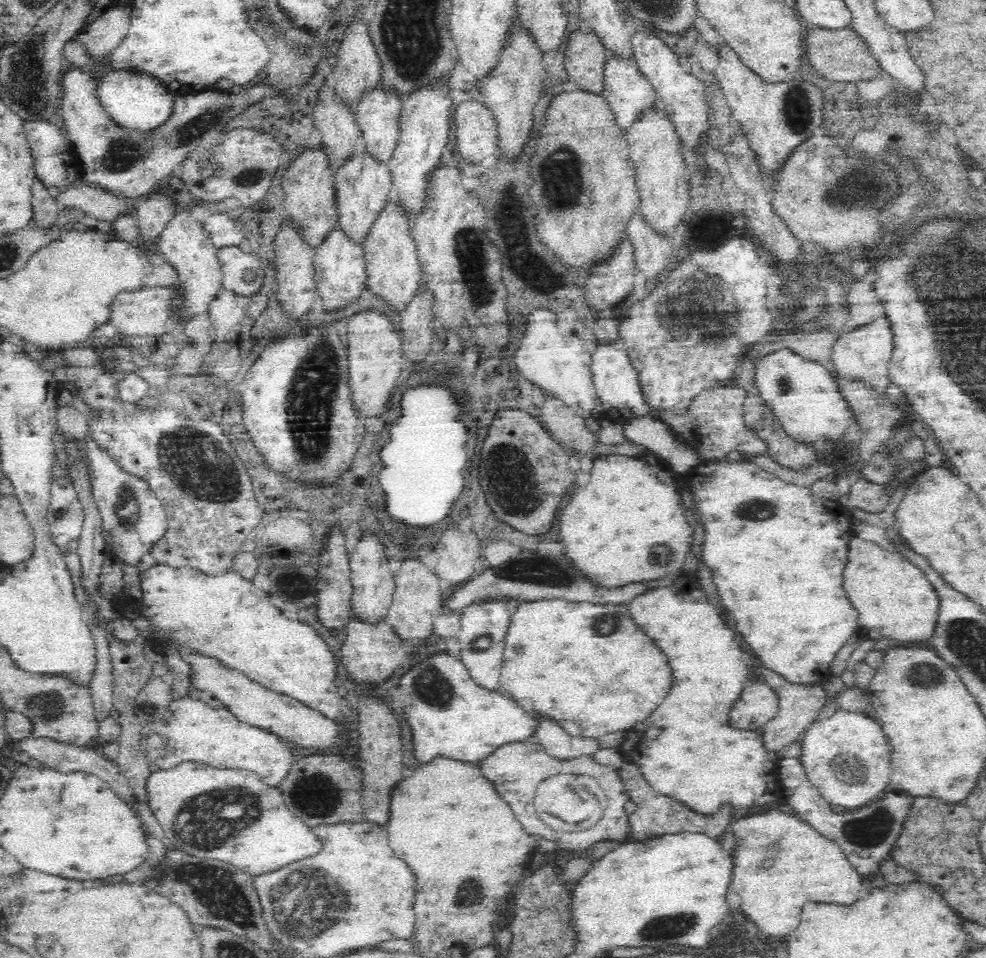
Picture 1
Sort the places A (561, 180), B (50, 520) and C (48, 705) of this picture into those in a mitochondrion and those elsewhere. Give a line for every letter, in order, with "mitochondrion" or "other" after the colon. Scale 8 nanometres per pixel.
A: mitochondrion
B: other
C: mitochondrion

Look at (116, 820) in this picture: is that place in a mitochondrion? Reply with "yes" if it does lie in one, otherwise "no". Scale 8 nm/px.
no

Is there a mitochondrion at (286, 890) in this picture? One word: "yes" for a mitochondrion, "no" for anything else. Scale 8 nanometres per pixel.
yes

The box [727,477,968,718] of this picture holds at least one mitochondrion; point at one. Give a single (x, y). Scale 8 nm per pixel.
(757, 507)

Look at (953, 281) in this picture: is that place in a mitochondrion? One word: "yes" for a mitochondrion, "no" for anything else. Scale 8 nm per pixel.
yes

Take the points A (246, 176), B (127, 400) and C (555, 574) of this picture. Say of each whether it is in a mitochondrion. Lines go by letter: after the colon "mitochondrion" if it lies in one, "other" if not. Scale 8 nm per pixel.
A: mitochondrion
B: other
C: mitochondrion

